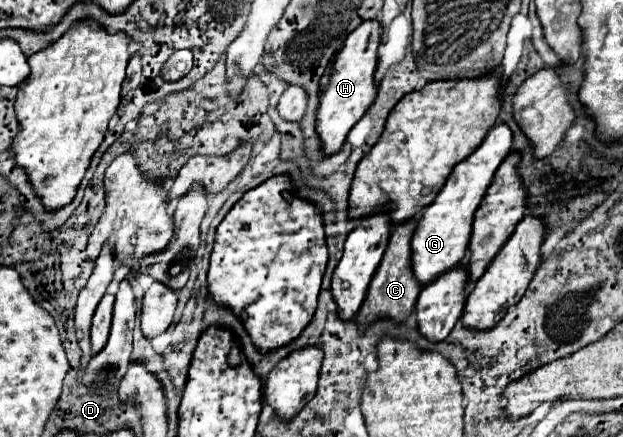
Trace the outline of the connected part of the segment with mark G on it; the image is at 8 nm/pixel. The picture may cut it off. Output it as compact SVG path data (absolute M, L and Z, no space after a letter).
M506 124L494 126L484 138L482 146L478 146L468 158L464 158L460 164L454 166L450 178L446 180L444 188L438 192L436 200L424 208L412 240L414 276L420 284L424 286L430 284L432 280L436 280L436 276L448 272L450 268L456 268L464 260L472 232L474 212L480 206L486 188L492 182L494 172L498 170L502 160L510 154L510 146L512 146L510 128Z

